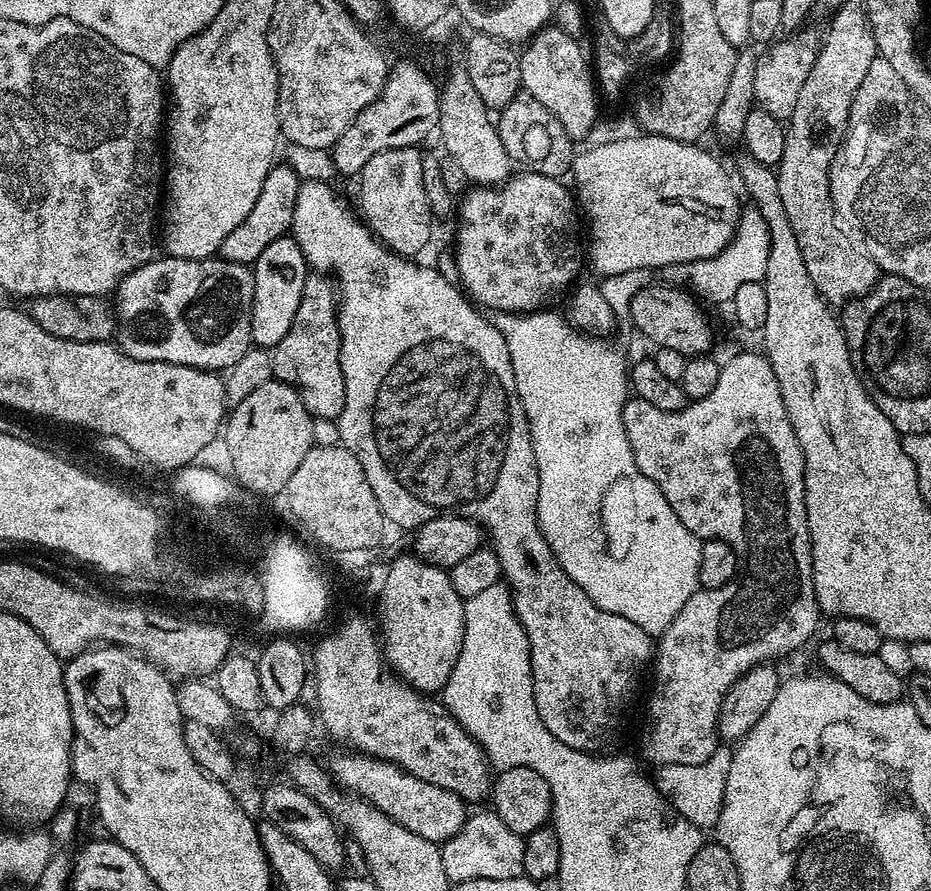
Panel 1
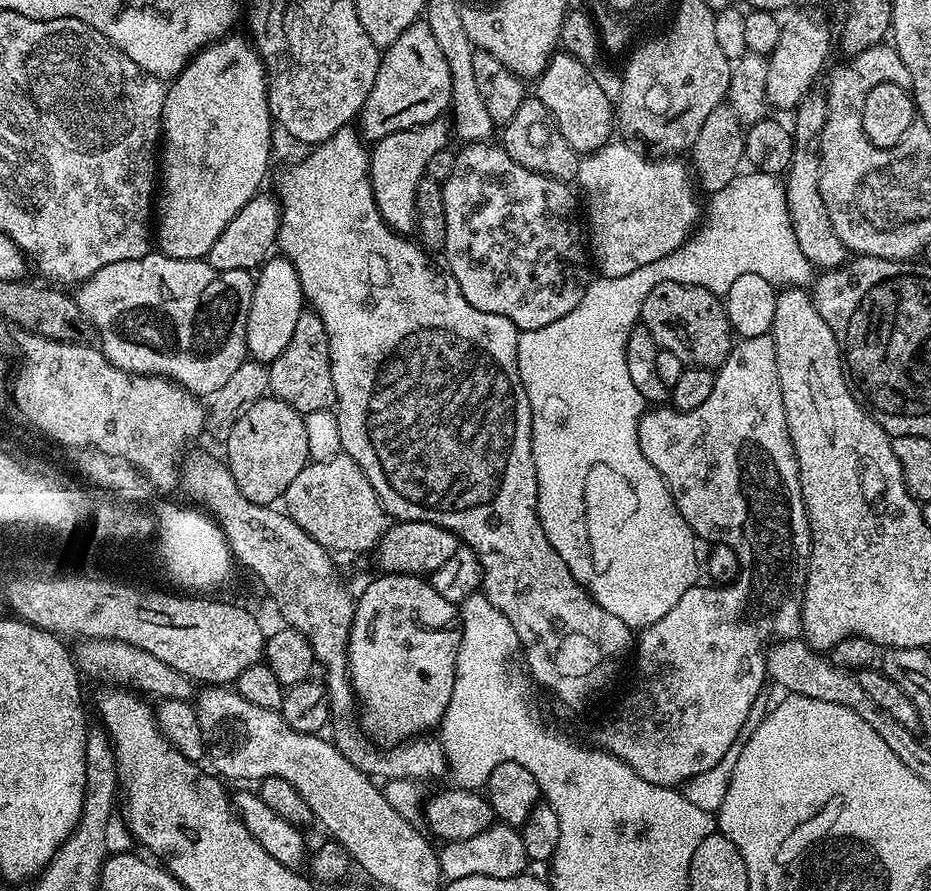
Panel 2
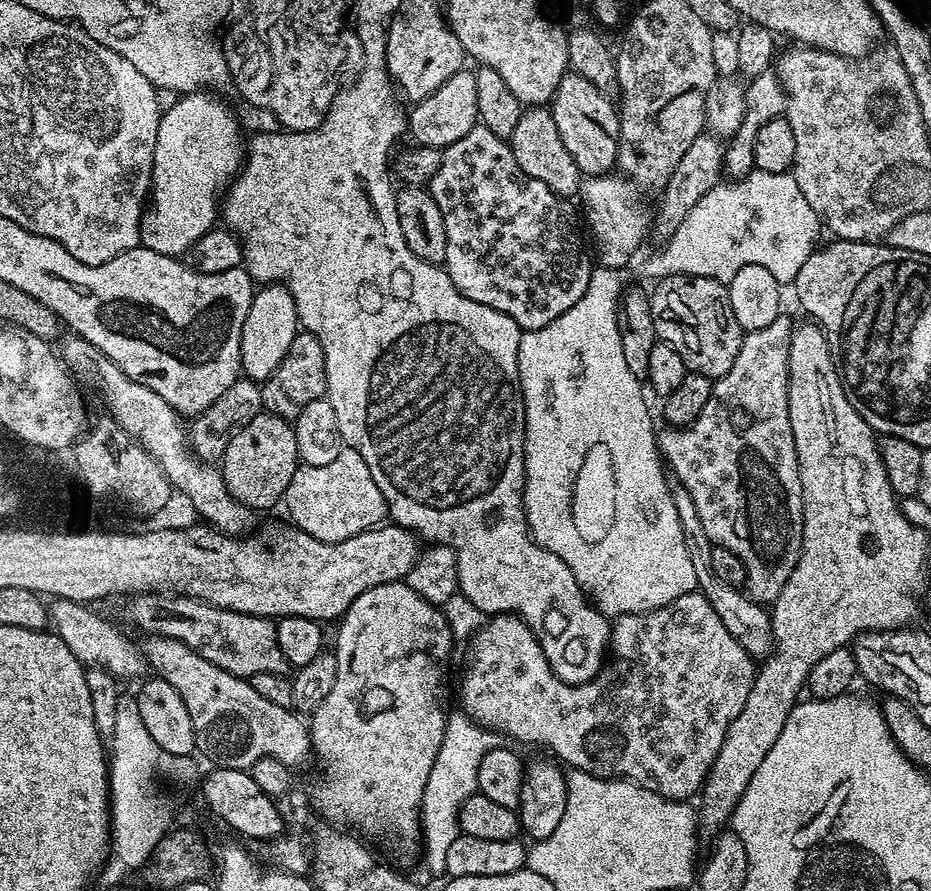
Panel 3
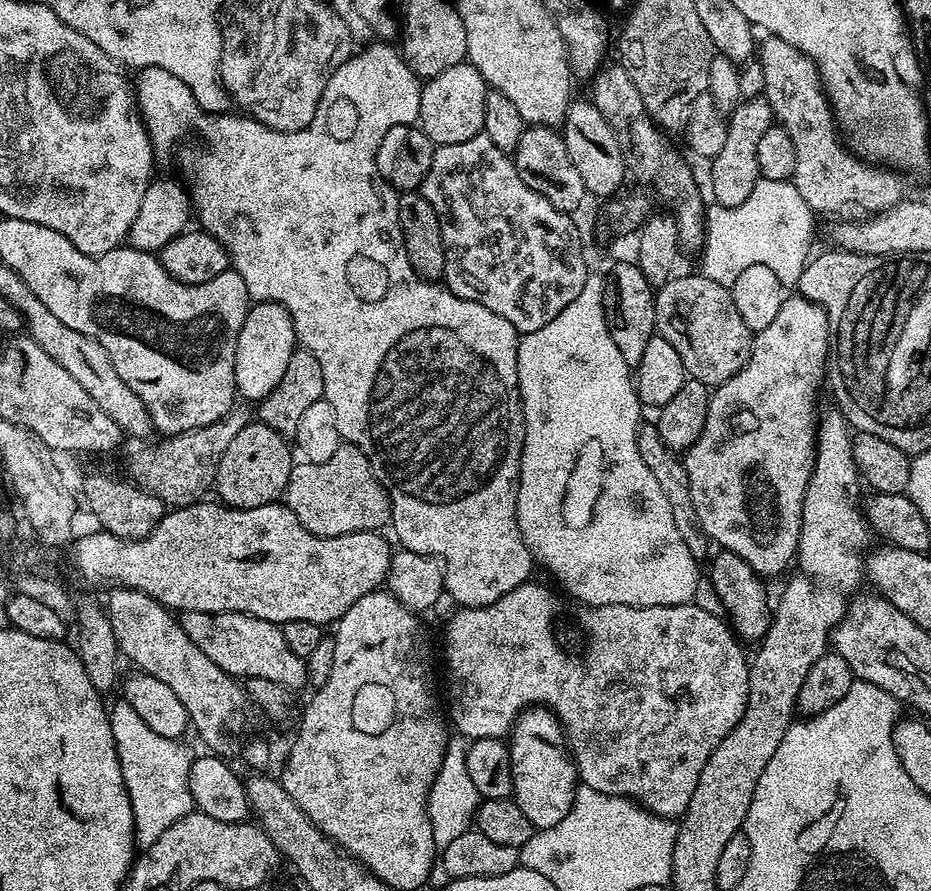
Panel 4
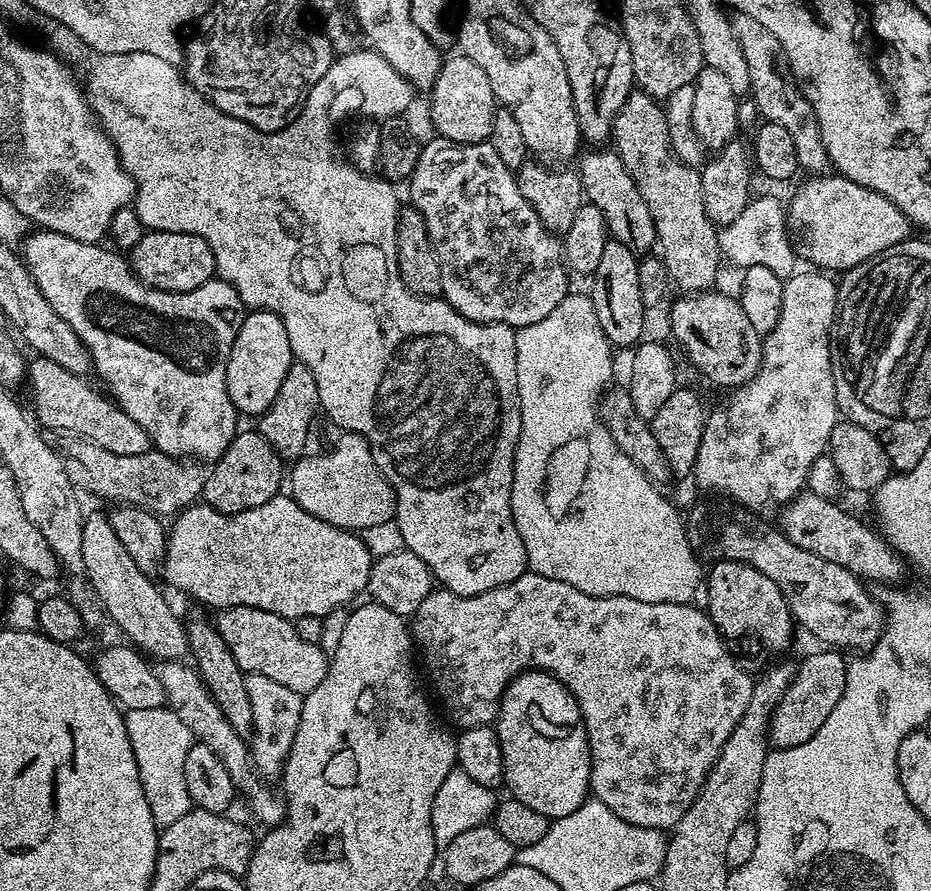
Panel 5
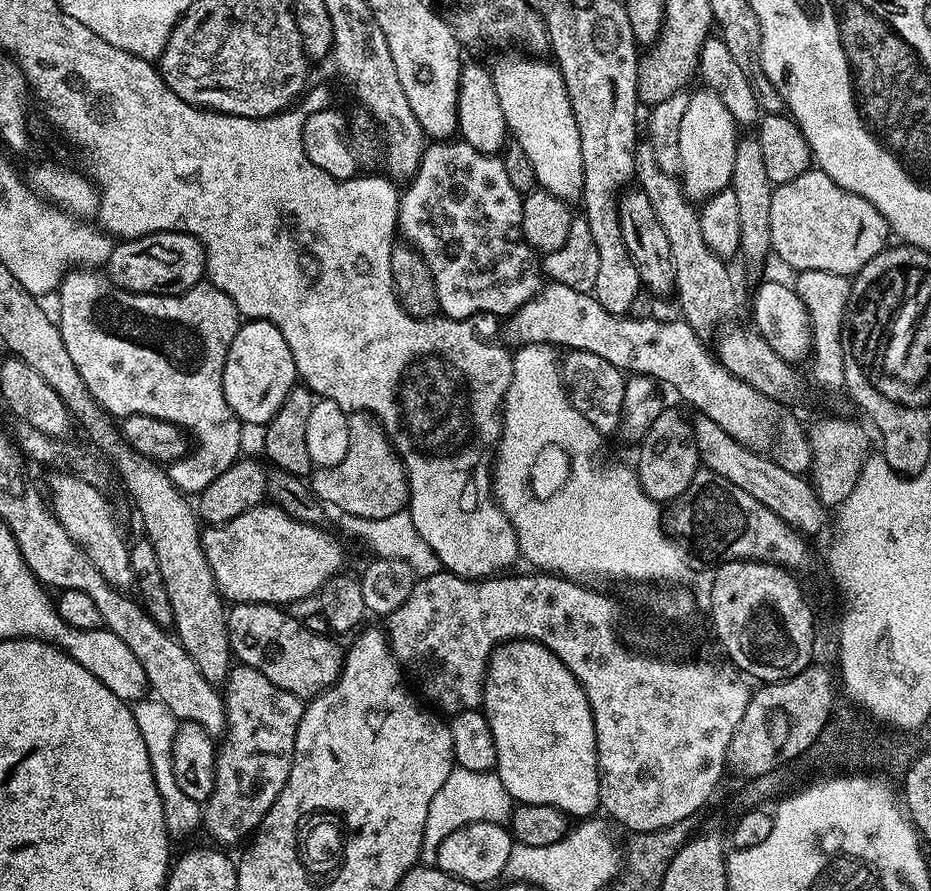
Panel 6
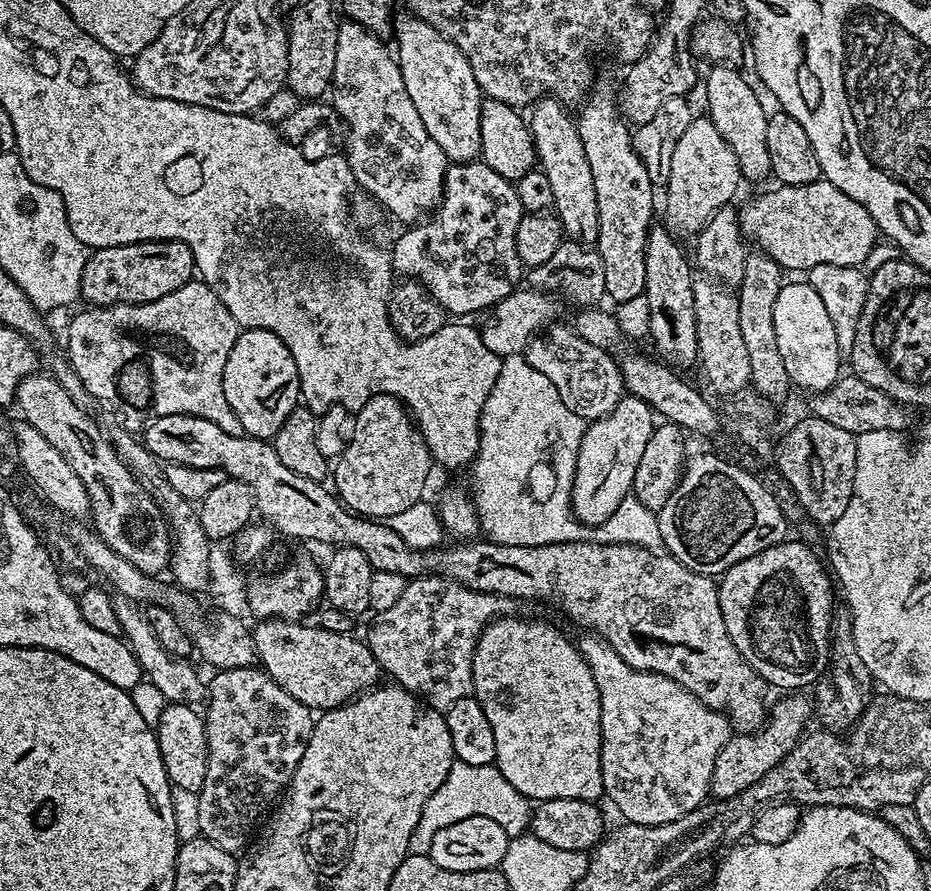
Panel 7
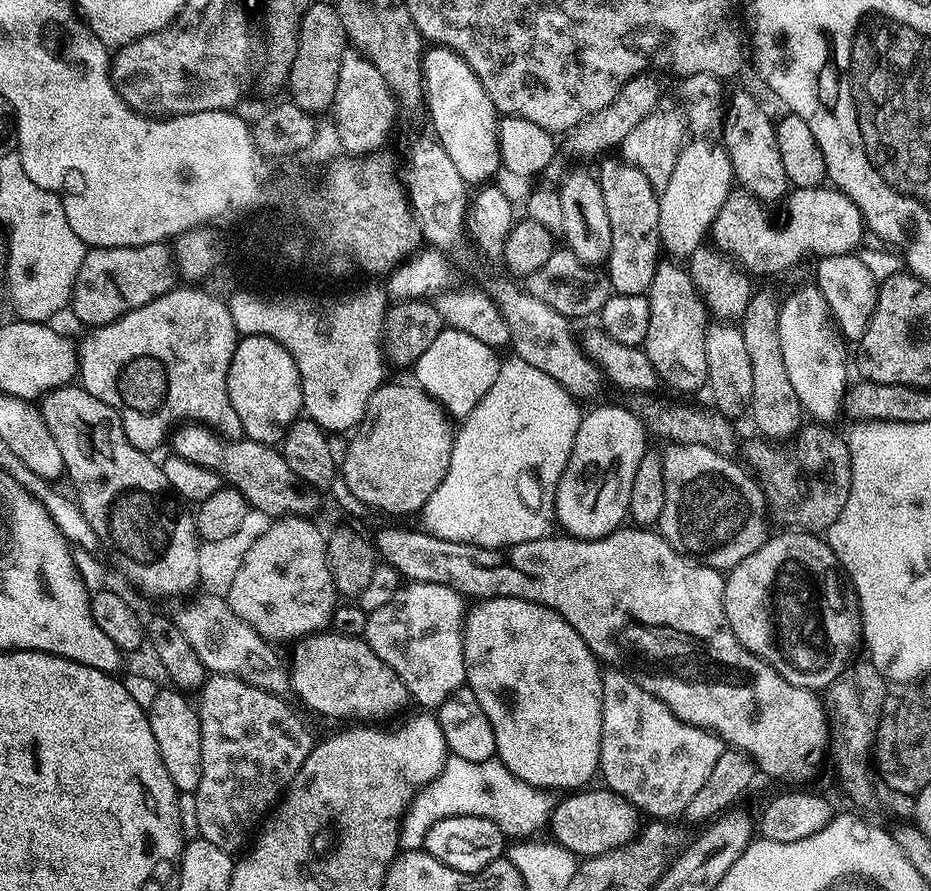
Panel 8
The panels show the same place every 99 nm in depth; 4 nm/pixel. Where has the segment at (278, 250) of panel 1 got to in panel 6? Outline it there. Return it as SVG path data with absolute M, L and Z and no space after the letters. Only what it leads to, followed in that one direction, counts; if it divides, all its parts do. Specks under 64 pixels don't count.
M245 319L234 334L234 342L230 342L230 350L226 350L222 370L222 390L230 410L234 410L245 425L269 424L274 414L278 414L282 402L286 402L286 394L290 394L297 384L294 354L290 354L290 346L286 346L282 330L265 320Z

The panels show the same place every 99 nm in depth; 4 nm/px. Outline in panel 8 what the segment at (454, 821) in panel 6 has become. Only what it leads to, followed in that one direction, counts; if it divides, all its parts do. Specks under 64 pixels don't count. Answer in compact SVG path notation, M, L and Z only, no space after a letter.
M449 755L444 768L429 784L423 785L408 802L400 821L400 848L420 850L434 822L451 816L477 816L494 822L512 838L519 832L536 832L552 818L553 793L535 788L510 772L498 758L486 762L466 762L466 758Z

